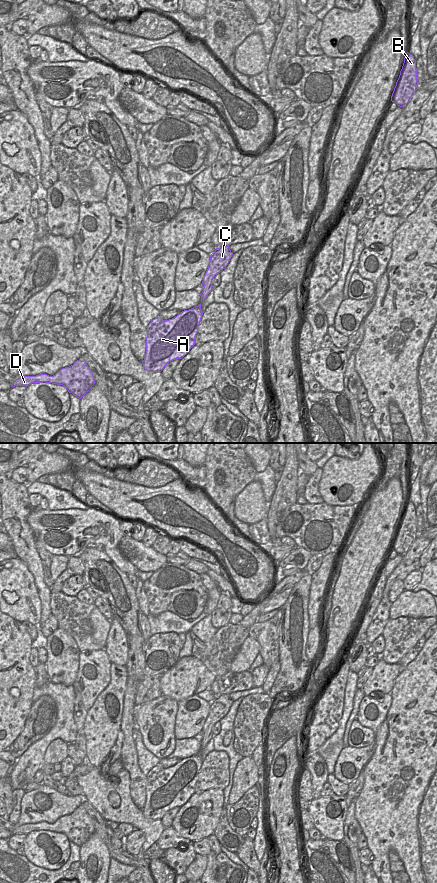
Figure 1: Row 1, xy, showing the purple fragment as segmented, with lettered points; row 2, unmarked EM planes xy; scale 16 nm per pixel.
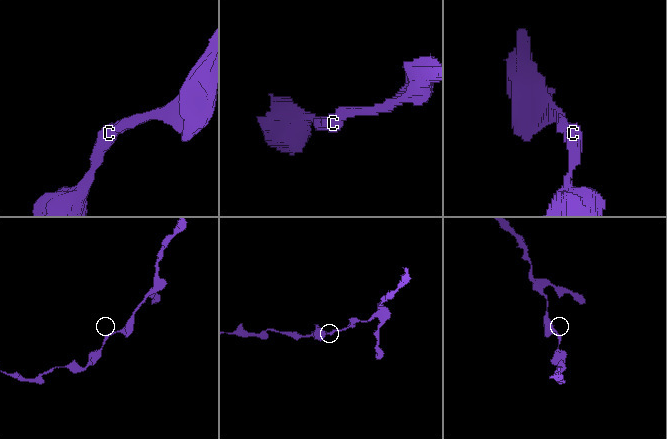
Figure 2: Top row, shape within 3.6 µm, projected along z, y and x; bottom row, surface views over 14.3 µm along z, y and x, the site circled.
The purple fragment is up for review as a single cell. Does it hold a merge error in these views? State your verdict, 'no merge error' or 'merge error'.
no merge error

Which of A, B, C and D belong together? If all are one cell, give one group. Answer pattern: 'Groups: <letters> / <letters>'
Groups: A B C D

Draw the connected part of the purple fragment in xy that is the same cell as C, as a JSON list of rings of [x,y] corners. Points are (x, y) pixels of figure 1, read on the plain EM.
[[[229,694],[216,696],[216,698],[210,703],[209,714],[202,729],[204,736],[200,742],[201,750],[203,750],[208,742],[216,736],[212,733],[212,728],[217,722],[226,716],[232,703],[233,701]]]

